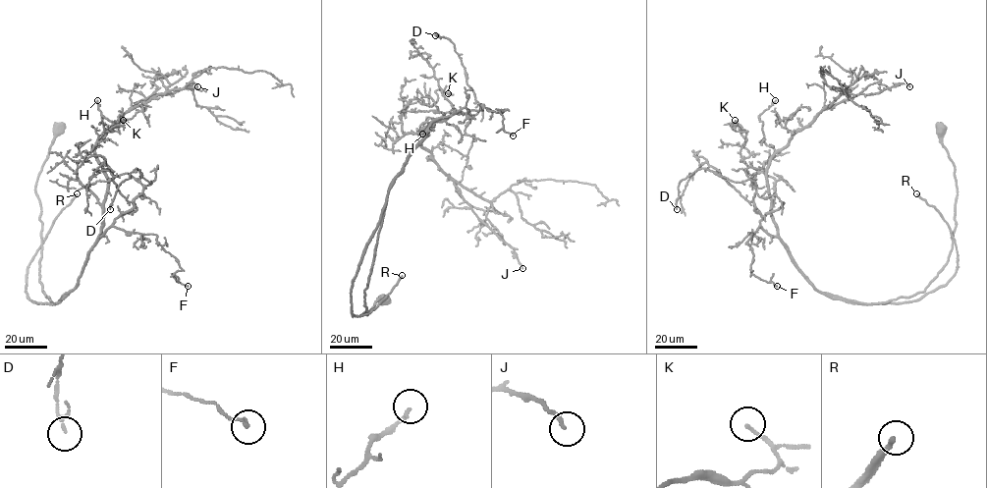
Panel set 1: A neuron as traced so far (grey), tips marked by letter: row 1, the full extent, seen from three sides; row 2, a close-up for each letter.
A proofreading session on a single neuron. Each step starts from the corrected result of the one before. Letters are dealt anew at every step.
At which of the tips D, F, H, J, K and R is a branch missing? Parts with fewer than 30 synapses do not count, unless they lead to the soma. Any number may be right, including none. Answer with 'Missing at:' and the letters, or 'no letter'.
Missing at: R

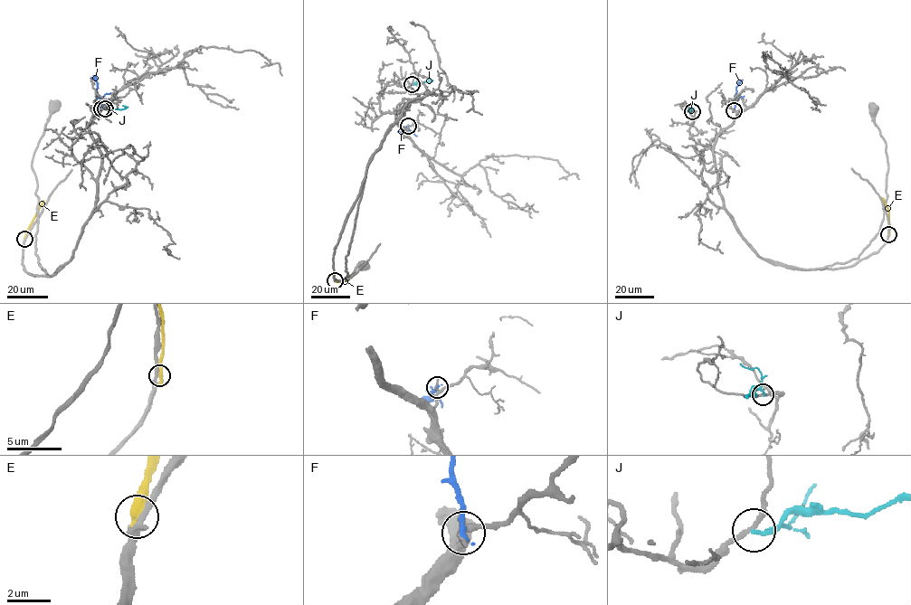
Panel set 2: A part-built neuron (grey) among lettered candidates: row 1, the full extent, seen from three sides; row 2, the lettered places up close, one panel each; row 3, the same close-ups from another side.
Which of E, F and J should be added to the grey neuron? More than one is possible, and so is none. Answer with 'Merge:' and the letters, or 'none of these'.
Merge: none of these

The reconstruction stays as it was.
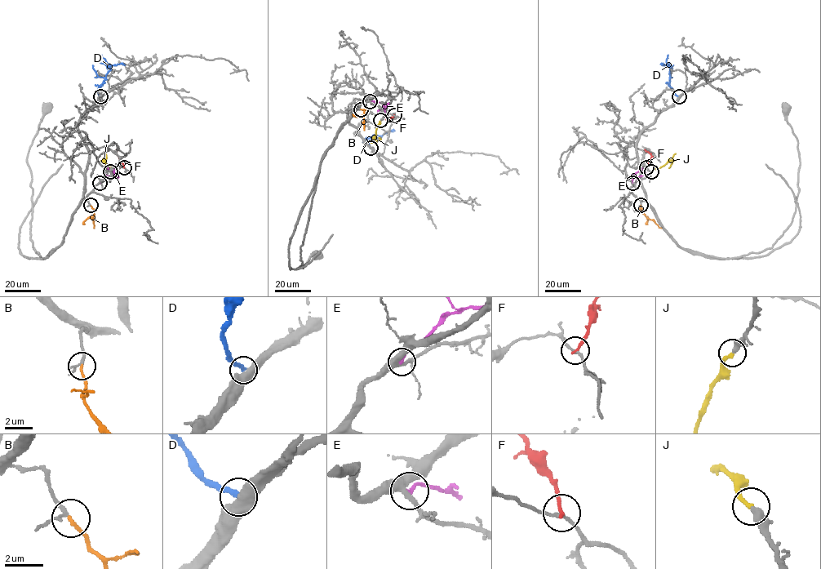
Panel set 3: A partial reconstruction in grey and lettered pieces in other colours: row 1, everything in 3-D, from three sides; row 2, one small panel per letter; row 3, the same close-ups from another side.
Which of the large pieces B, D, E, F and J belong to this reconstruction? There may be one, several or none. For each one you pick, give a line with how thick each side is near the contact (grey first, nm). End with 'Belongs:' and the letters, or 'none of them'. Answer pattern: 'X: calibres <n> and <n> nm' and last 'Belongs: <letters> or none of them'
B: calibres 160 and 190 nm
J: calibres 380 and 260 nm
Belongs: B, J

